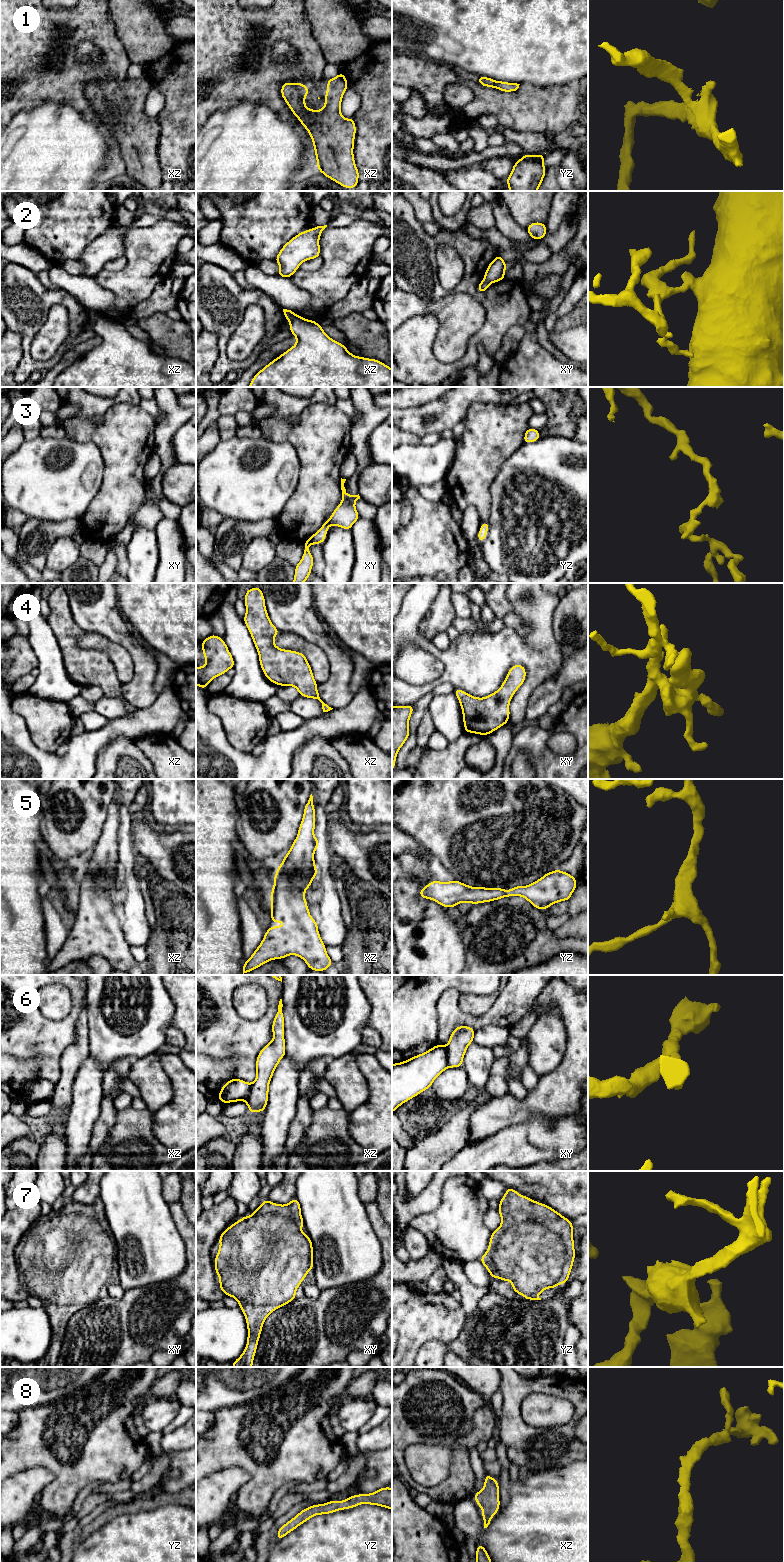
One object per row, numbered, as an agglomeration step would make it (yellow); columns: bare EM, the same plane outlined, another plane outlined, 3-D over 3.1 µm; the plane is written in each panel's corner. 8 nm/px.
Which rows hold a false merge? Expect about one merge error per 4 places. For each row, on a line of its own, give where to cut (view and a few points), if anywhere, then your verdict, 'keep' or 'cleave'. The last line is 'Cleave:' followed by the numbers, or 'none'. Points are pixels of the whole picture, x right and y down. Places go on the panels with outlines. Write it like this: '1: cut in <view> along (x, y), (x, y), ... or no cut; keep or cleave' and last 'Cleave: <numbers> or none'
1: no cut; keep
2: cut in xz along (295, 313), (289, 320); cleave
3: no cut; keep
4: no cut; keep
5: no cut; keep
6: cut in xy along (444, 1046), (448, 1066); cleave
7: no cut; keep
8: no cut; keep
Cleave: 2, 6

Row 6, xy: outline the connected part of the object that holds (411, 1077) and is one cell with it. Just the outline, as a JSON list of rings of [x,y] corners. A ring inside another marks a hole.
[[[435,1045],[409,1060],[392,1064],[392,1113],[428,1088],[448,1068],[445,1046]]]

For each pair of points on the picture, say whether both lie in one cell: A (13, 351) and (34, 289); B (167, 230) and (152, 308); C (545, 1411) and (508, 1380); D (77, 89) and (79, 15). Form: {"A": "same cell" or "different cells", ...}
{"A": "different cells", "B": "different cells", "C": "different cells", "D": "same cell"}

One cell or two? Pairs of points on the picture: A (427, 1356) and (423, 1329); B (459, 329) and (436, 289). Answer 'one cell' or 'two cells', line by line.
A: two cells
B: two cells

